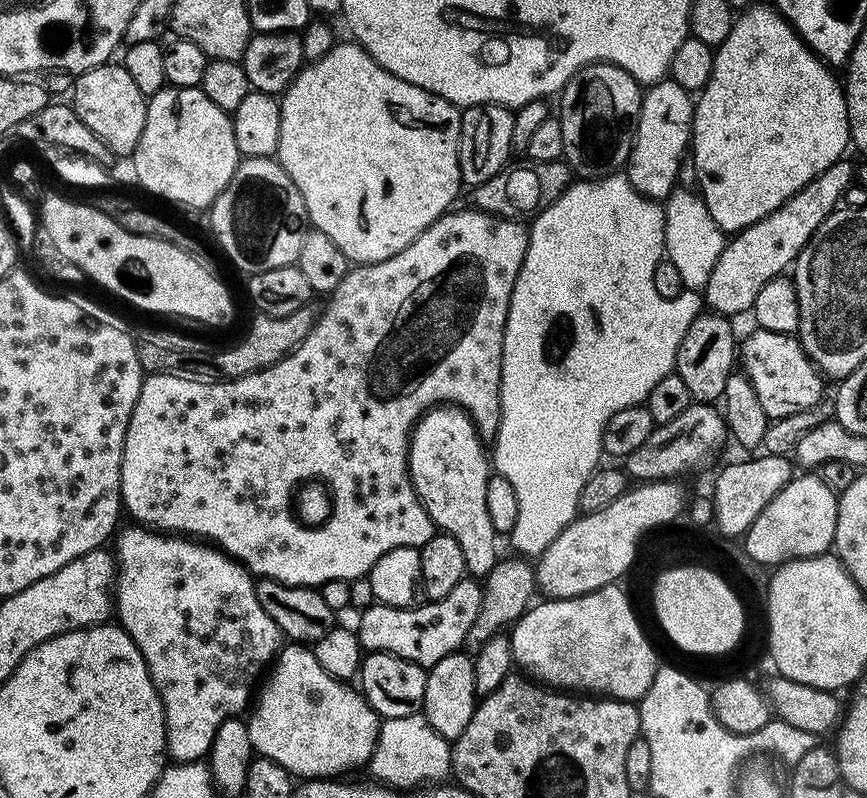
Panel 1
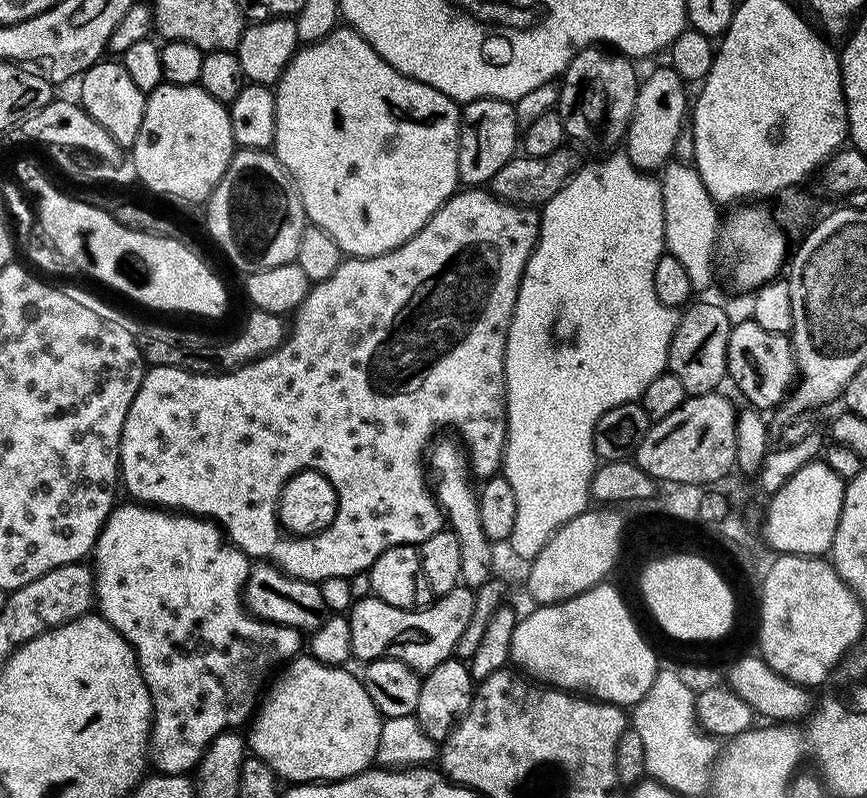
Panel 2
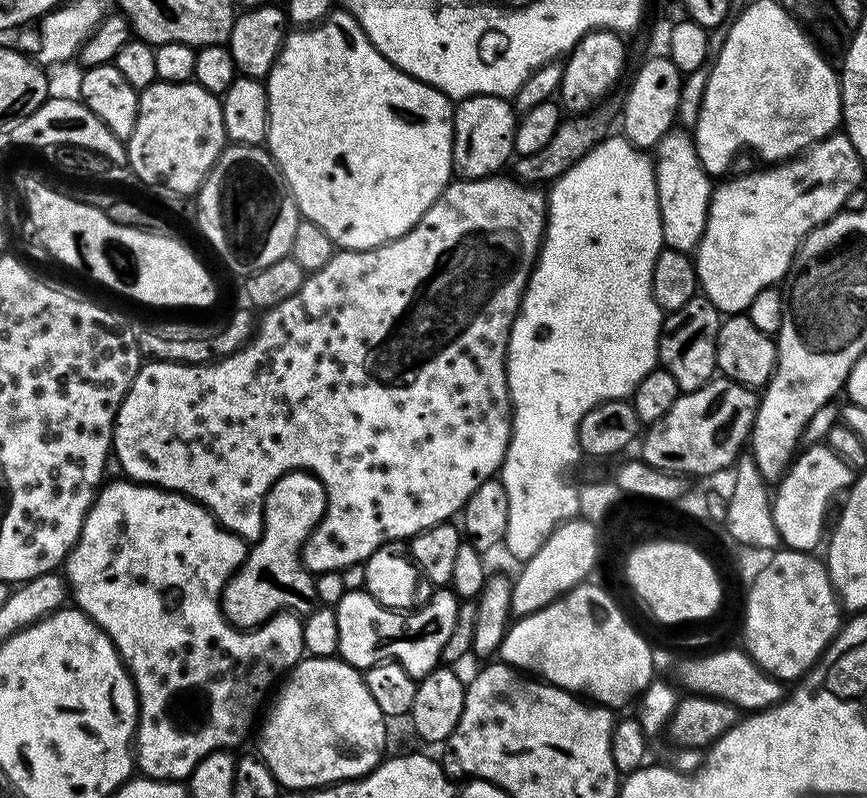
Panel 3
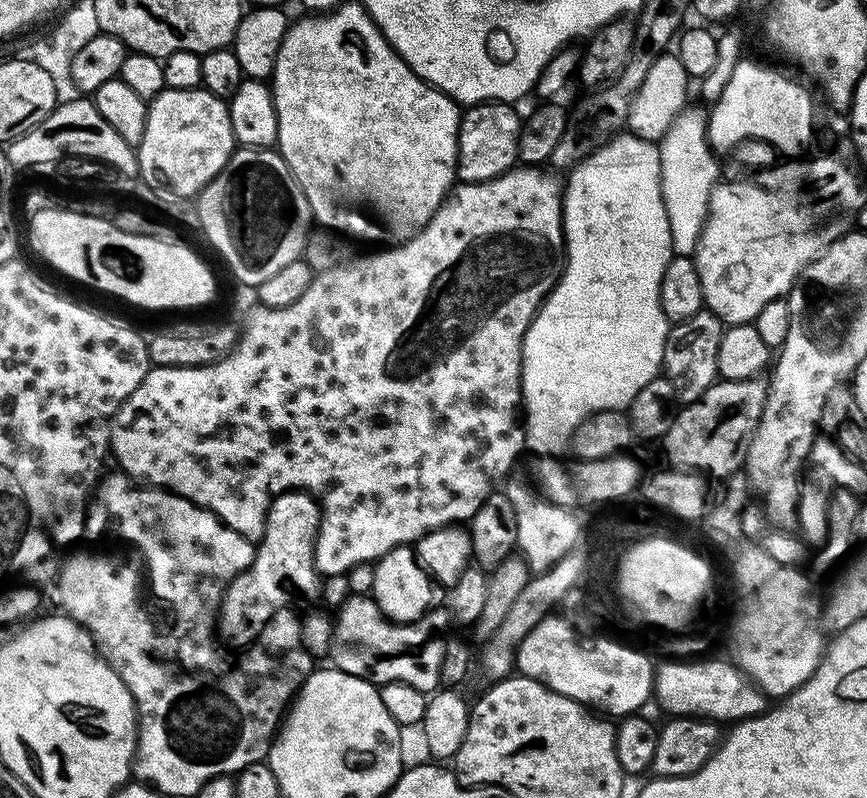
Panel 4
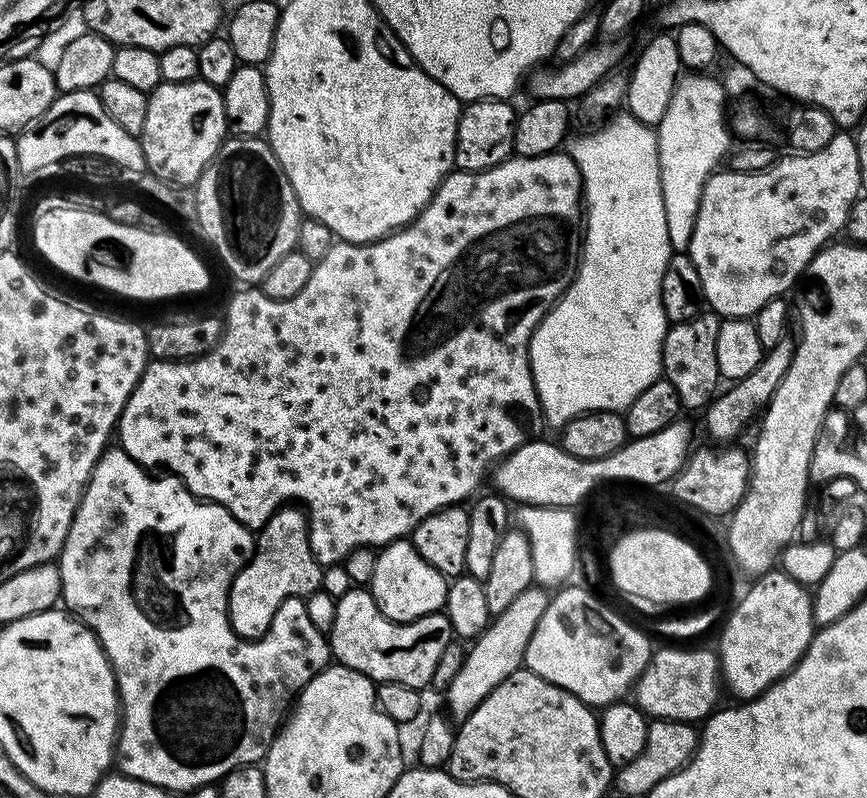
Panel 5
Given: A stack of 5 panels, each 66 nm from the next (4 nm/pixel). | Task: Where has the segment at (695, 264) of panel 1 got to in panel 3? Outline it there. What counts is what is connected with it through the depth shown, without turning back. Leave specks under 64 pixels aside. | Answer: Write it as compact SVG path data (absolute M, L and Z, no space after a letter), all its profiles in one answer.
M669 134L660 141L660 157L655 157L654 163L660 217L664 223L664 243L669 249L676 251L673 253L684 254L680 252L688 252L692 247L695 249L704 239L714 184L698 158L693 137L676 135Z

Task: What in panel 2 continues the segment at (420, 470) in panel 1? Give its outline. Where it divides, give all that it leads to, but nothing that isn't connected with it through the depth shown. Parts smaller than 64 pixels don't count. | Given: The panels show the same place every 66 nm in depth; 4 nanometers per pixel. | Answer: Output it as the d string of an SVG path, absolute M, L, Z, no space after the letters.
M455 439L440 440L427 449L426 468L434 481L434 495L441 513L450 523L451 531L455 532L458 542L461 544L461 570L465 587L473 590L481 587L486 577L492 571L492 549L494 544L488 540L482 530L482 522L479 521L478 492L468 481L470 477L470 461L465 449Z

